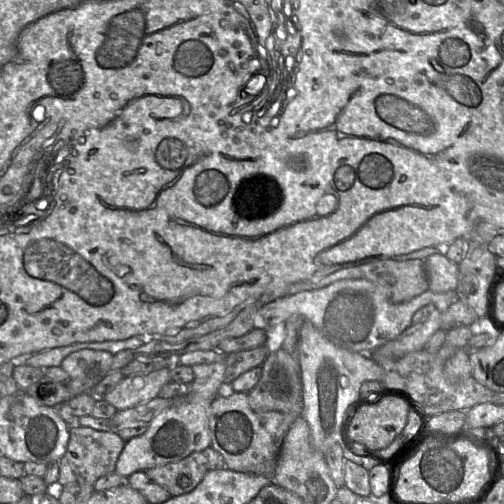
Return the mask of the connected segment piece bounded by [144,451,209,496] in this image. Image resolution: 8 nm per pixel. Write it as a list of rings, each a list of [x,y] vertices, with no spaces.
[[[197,451],[180,461],[152,467],[144,472],[171,496],[180,496],[195,489],[208,470],[206,455],[203,451]]]

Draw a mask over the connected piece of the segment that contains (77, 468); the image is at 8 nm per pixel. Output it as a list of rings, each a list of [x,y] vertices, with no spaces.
[[[76,423],[70,425],[70,438],[64,455],[59,460],[58,482],[64,487],[69,484],[94,486],[98,478],[115,471],[116,462],[125,441],[116,432],[104,432]]]

